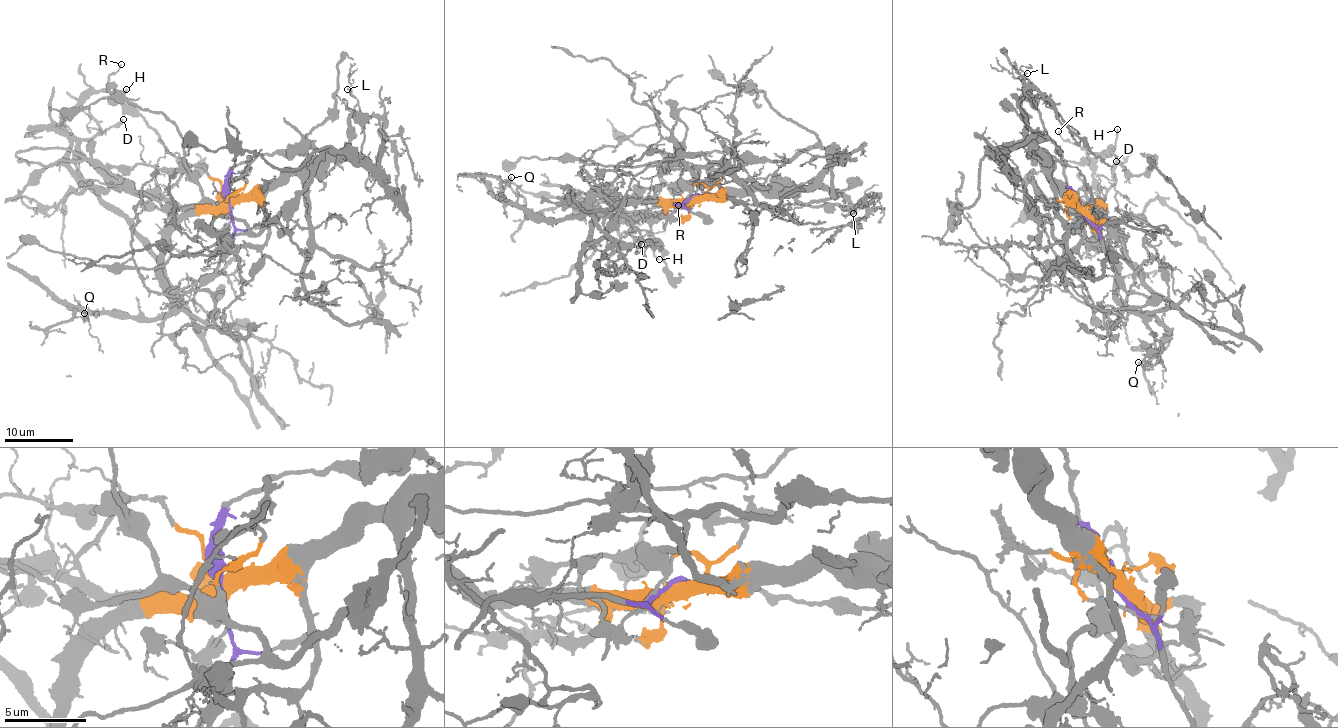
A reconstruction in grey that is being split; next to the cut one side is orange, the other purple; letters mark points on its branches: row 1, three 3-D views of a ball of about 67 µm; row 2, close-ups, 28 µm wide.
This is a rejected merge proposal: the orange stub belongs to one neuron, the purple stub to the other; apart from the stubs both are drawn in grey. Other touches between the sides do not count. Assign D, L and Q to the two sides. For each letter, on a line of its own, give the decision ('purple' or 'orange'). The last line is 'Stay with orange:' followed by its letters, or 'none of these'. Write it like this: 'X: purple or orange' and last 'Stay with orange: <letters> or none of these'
D: orange
L: orange
Q: orange
Stay with orange: D, L, Q

